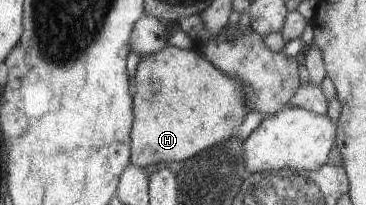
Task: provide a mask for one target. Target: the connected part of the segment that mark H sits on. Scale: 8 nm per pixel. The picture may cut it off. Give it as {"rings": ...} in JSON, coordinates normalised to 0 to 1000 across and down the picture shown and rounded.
{"rings":[[[459,224],[380,283],[366,371],[366,600],[361,605],[361,810],[393,815],[423,790],[492,795],[530,751],[574,722],[634,663],[634,634],[672,576],[664,415],[612,361],[563,283],[536,259],[533,229],[492,244]]]}

